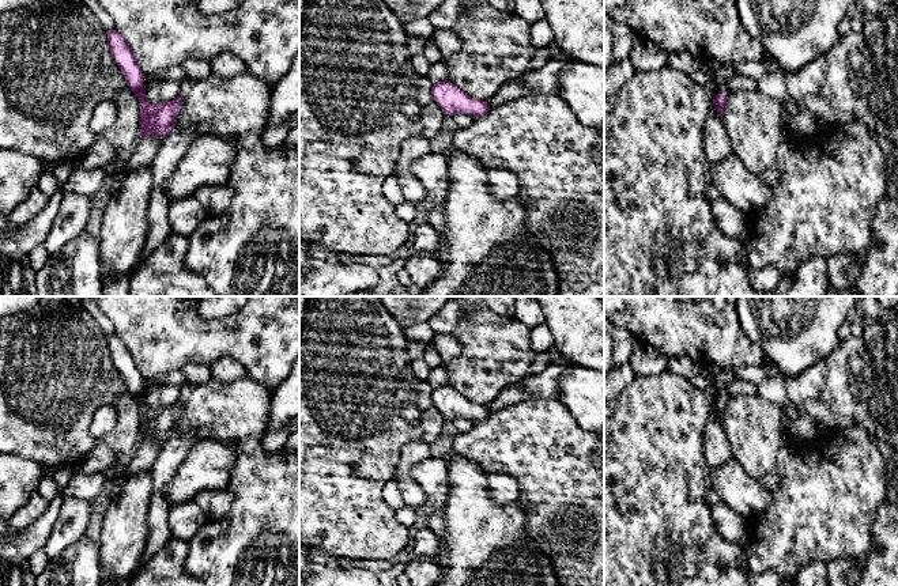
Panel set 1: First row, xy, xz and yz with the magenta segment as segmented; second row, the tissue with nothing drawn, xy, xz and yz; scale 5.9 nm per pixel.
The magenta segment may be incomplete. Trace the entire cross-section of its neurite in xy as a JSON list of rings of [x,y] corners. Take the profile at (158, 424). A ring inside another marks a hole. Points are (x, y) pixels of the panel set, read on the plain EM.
[[[116,334],[107,336],[107,347],[112,360],[121,374],[128,392],[137,400],[140,407],[140,443],[146,439],[166,442],[174,432],[177,419],[182,407],[181,401],[159,409],[151,409],[146,401],[144,378],[127,348]]]

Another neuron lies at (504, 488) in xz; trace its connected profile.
[[[490,473],[486,475],[486,479],[488,481],[491,499],[495,504],[508,506],[518,502],[521,489],[518,481],[513,476]]]

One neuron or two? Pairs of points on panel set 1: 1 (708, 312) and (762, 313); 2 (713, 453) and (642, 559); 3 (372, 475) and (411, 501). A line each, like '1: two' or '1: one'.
1: two
2: two
3: two

